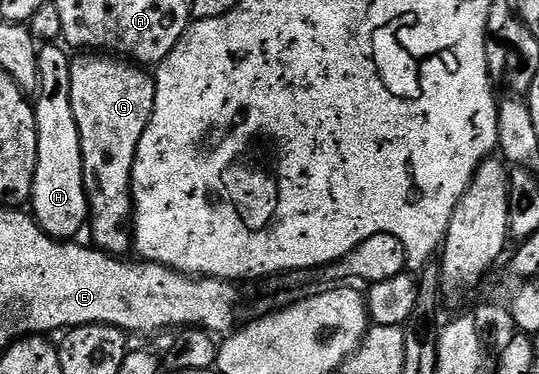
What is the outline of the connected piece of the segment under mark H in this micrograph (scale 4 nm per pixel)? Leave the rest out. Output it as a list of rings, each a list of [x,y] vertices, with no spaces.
[[[48,42],[38,54],[38,80],[40,87],[34,93],[36,133],[38,134],[38,154],[32,183],[30,212],[40,229],[55,240],[71,241],[80,231],[84,232],[89,223],[88,200],[84,189],[84,163],[82,162],[82,142],[78,134],[78,122],[74,122],[74,106],[70,102],[70,70],[73,57],[59,43]]]

